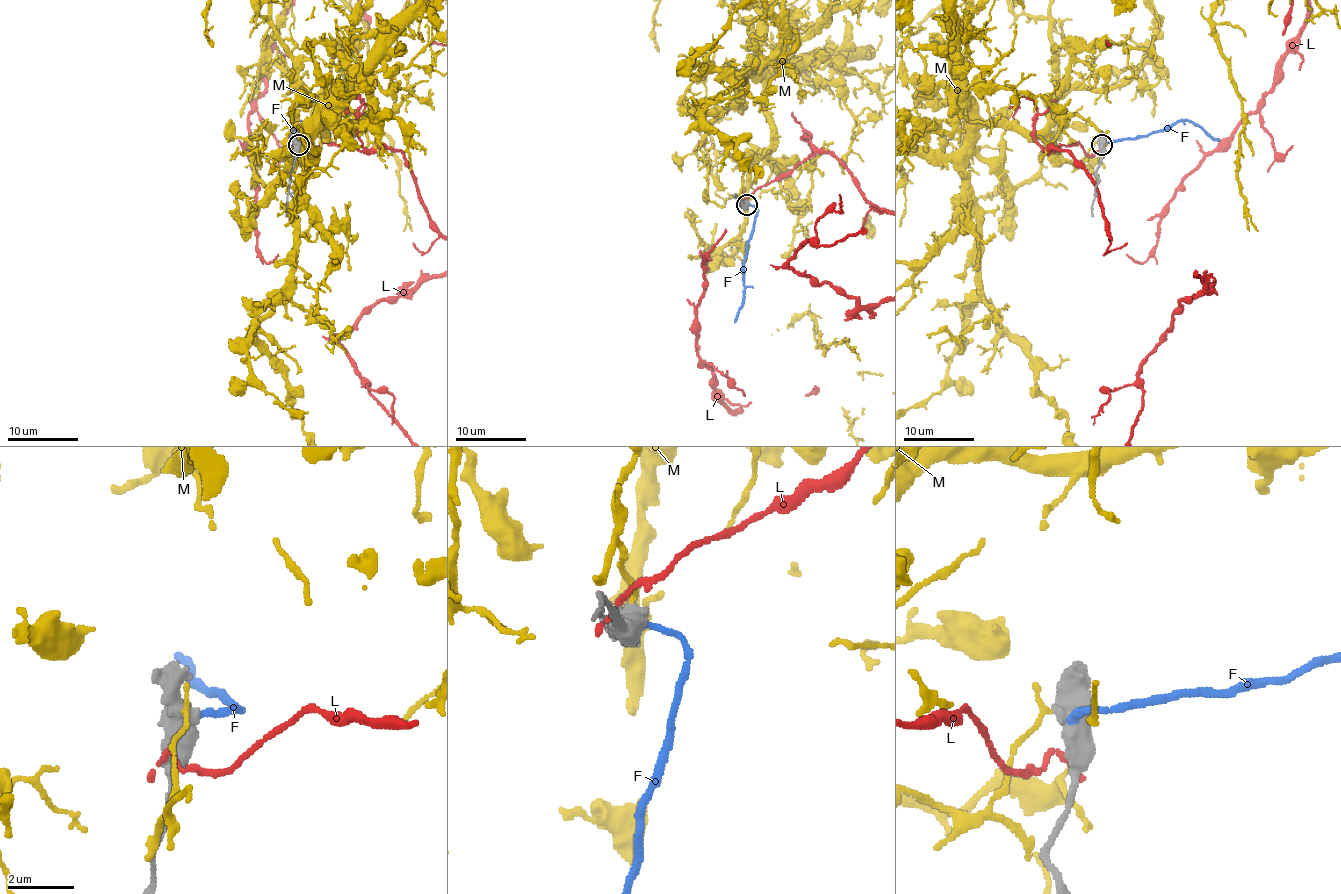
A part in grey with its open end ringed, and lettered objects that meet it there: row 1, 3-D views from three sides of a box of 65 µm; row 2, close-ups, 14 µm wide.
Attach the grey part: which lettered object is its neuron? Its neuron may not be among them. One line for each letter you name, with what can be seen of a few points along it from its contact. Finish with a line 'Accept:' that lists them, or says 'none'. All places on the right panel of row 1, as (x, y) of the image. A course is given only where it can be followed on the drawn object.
F: course (1100, 144), (1168, 130), (1179, 121), (1193, 121), (1219, 140)
Accept: F

